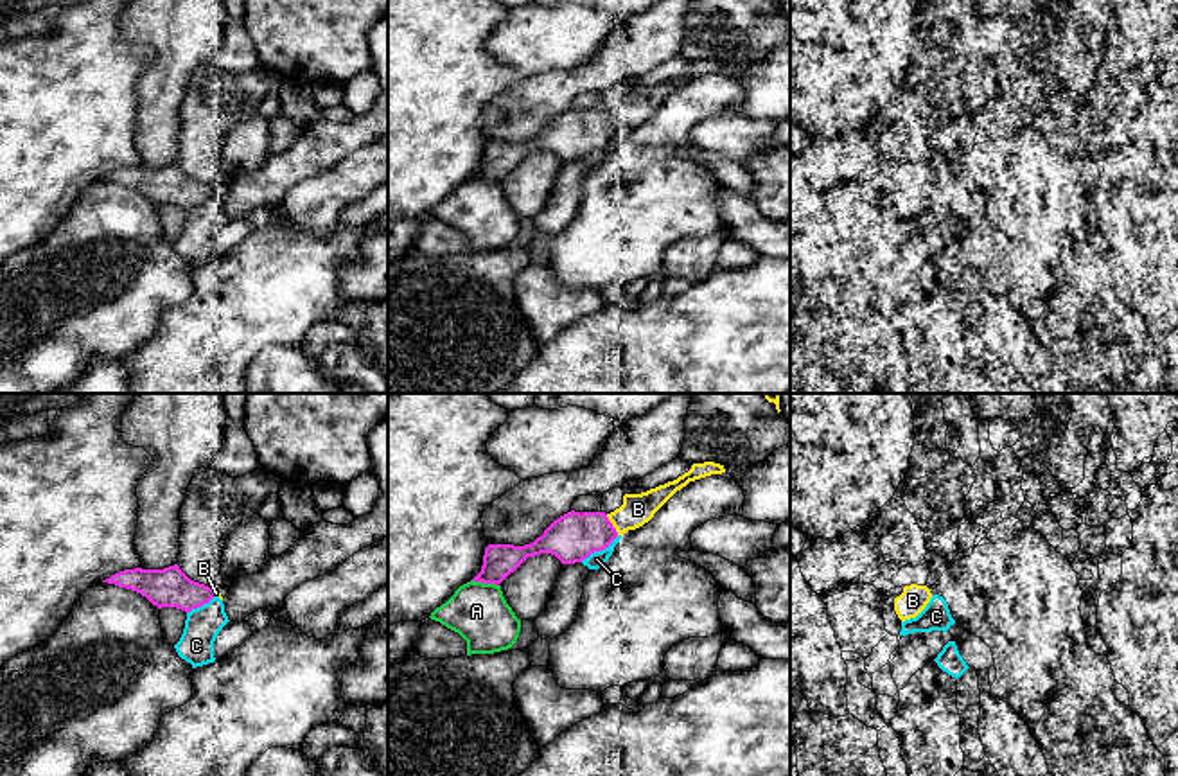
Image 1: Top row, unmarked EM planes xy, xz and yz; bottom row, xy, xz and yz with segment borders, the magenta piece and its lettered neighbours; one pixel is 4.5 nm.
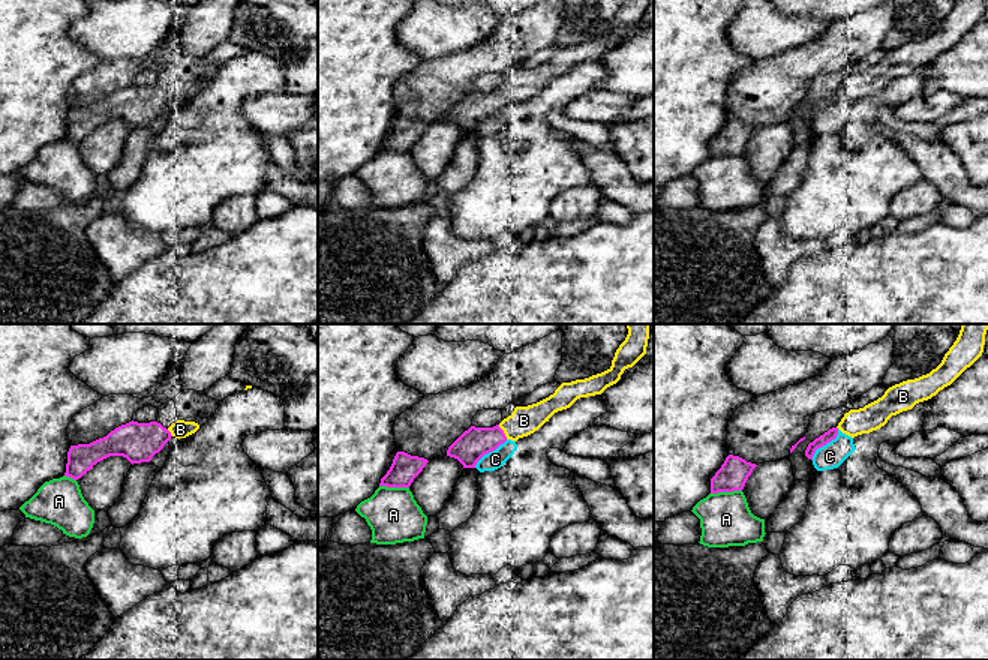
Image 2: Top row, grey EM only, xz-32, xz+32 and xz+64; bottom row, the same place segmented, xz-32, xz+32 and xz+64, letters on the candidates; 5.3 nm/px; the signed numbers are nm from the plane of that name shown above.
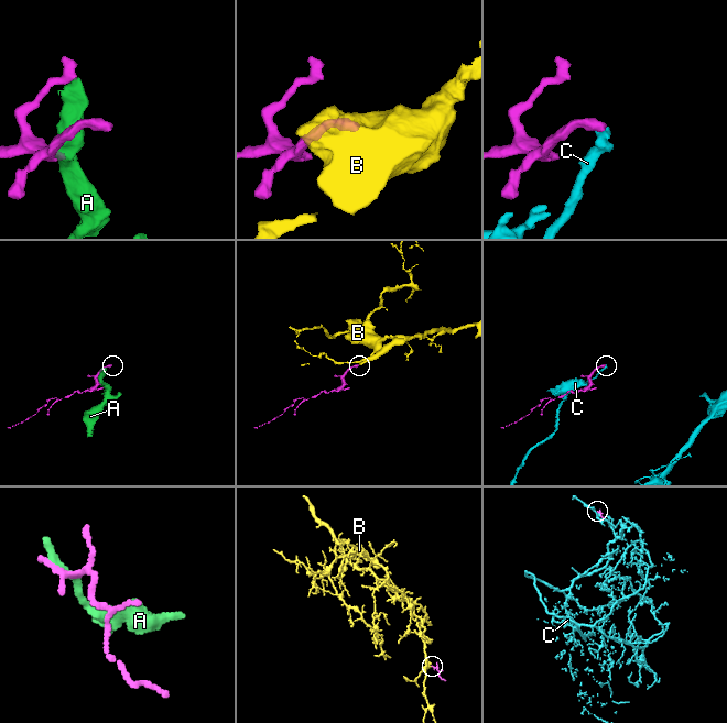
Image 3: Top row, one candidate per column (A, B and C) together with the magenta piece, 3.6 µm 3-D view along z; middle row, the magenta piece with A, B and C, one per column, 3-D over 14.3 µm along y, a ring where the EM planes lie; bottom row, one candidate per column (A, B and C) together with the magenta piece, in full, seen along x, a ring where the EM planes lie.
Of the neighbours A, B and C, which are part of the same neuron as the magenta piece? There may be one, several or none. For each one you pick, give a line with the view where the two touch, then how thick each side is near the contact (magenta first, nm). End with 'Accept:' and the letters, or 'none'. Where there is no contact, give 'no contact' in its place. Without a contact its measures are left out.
B: xz | 220/140 nm
Accept: B

